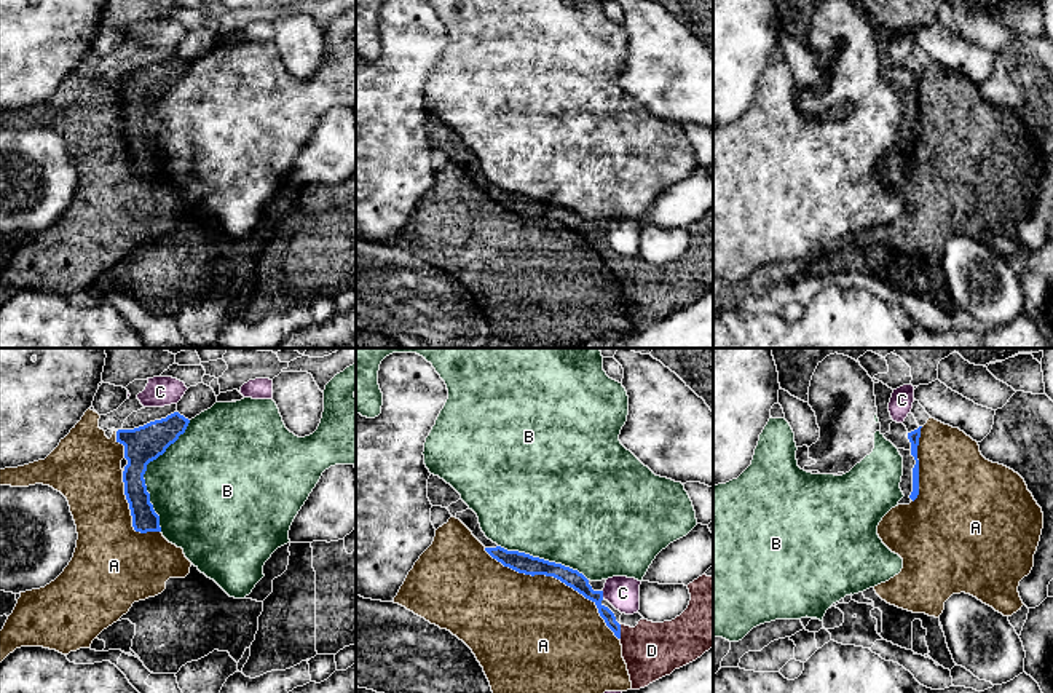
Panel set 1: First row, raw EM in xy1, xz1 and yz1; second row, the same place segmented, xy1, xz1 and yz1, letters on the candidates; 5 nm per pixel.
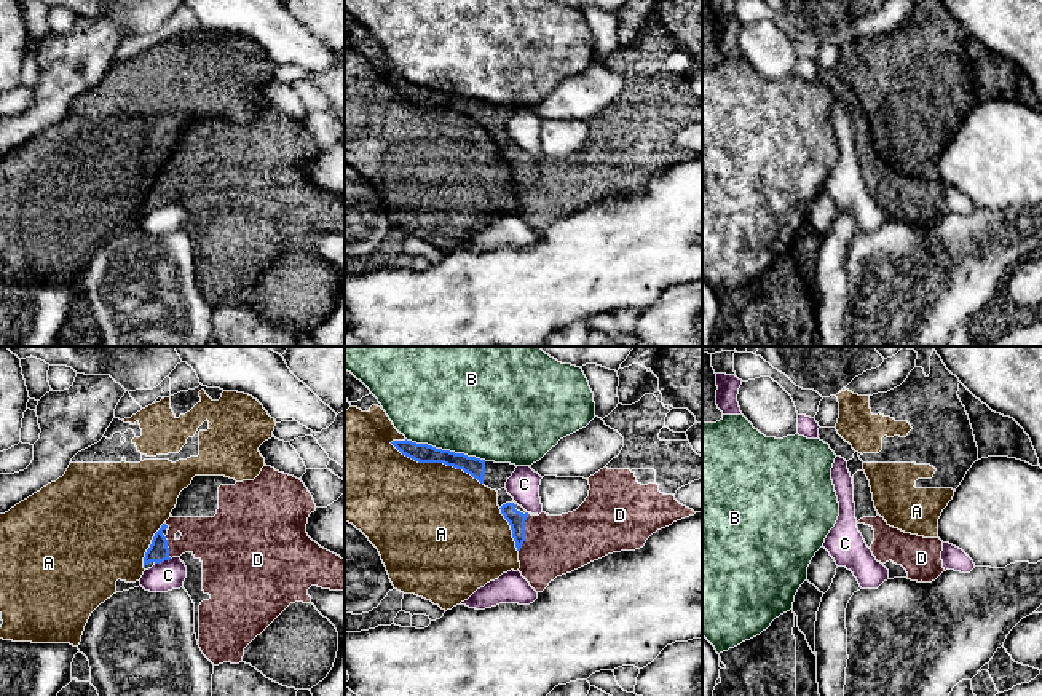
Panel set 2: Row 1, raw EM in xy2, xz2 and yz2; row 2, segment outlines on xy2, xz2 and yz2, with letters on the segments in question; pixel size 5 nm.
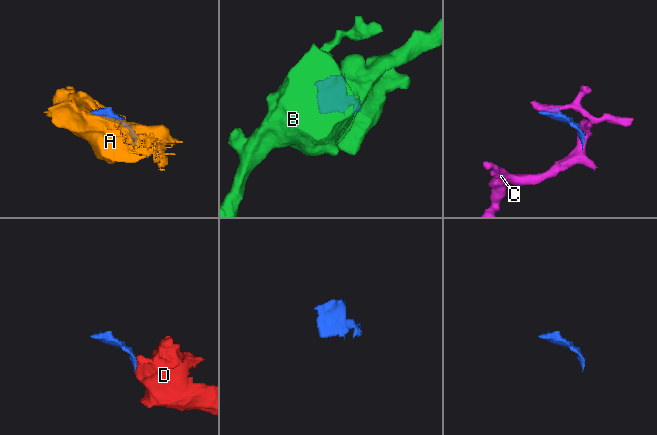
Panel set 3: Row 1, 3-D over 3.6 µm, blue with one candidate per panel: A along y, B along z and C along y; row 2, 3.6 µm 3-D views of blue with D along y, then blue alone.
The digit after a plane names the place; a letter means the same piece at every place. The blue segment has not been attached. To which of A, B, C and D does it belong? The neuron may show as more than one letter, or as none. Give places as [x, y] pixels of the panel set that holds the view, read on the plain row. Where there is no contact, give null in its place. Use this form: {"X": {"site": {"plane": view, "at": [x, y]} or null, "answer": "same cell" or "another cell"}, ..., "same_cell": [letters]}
{"A": {"site": {"plane": "xz1", "at": [557, 221]}, "answer": "another cell"}, "B": {"site": {"plane": "xy1", "at": [144, 115]}, "answer": "another cell"}, "C": {"site": {"plane": "xy2", "at": [161, 203]}, "answer": "another cell"}, "D": {"site": {"plane": "xz2", "at": [524, 176]}, "answer": "same cell"}, "same_cell": ["D"]}

